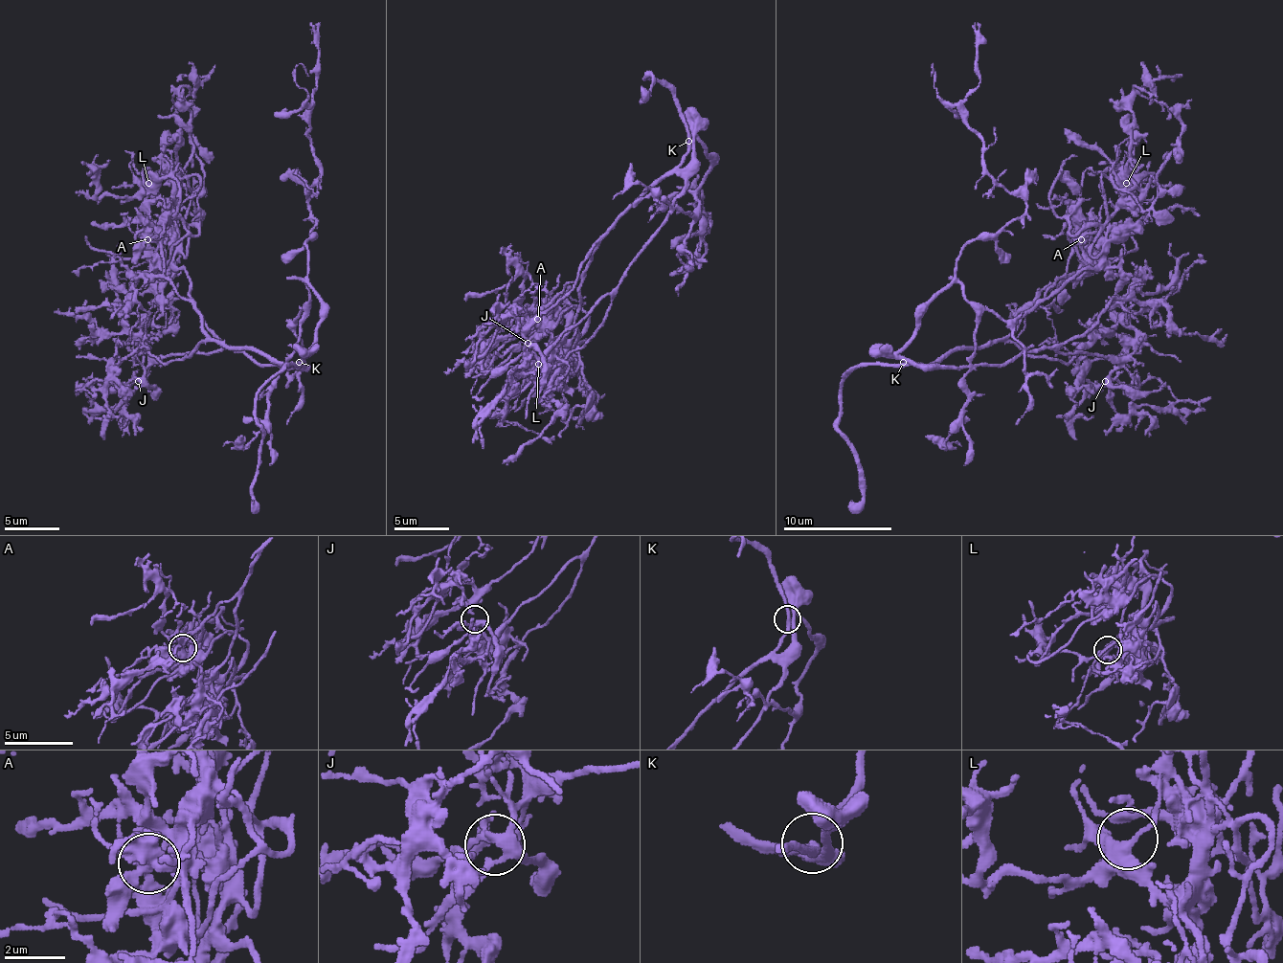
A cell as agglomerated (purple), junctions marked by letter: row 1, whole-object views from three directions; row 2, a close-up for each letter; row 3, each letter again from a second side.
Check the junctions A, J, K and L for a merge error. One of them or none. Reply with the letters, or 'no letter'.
A

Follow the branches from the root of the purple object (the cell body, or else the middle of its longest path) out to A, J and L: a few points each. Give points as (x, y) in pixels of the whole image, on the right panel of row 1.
A: (1009, 360), (1080, 338), (1115, 297), (1121, 300), (1105, 258), (1105, 239), (1096, 232), (1080, 239)
J: (1009, 360), (1015, 360), (1025, 351), (1042, 348), (1056, 348), (1067, 354), (1102, 354), (1118, 365), (1105, 381)
L: (1009, 360), (1080, 338), (1115, 297), (1121, 300), (1105, 258), (1105, 235), (1126, 183)

